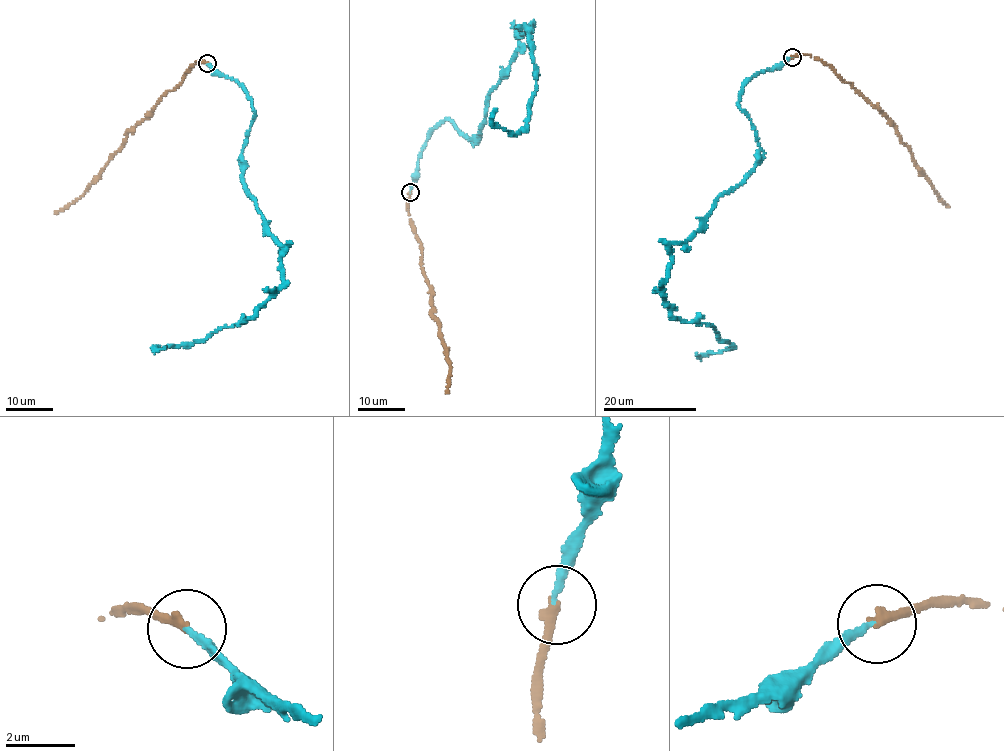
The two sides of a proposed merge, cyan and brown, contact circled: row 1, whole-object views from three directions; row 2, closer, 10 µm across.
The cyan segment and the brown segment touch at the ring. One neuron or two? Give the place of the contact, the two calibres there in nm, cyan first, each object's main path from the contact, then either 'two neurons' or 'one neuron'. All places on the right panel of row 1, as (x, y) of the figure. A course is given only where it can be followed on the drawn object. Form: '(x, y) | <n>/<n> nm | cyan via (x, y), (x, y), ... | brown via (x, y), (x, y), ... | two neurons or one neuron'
(792, 57) | 140/240 nm | cyan via (792, 57), (743, 86), (754, 171), (670, 246), (673, 317), (730, 342), (698, 354) | brown via (792, 57), (800, 54), (818, 58), (879, 107), (948, 206) | one neuron

